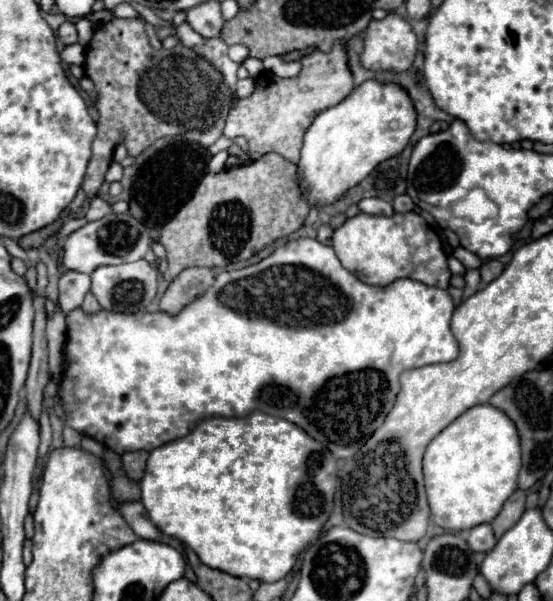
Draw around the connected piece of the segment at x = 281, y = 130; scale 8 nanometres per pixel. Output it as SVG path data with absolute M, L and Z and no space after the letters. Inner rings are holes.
M337 42L329 54L315 50L313 54L301 58L301 66L303 70L297 78L279 78L269 72L263 74L255 92L249 98L241 98L237 108L229 112L223 134L227 138L247 138L251 152L277 152L289 162L299 162L303 134L315 116L331 106L337 106L353 90L353 76L347 68L345 42Z

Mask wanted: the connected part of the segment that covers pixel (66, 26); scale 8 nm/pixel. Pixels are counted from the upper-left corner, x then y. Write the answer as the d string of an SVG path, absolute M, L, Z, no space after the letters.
M63 22L61 26L59 26L59 30L57 30L57 36L59 36L59 40L63 42L63 44L75 44L77 42L77 28L75 28L75 24L73 22Z

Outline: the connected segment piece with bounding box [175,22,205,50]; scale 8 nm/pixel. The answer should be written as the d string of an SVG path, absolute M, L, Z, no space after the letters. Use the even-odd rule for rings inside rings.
M183 22L181 26L175 28L175 36L185 44L185 46L191 46L191 48L201 48L205 44L205 38L199 36L197 32L193 32L193 28L189 28L187 22Z

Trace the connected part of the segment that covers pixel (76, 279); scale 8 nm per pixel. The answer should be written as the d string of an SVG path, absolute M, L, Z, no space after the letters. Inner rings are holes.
M65 272L59 280L59 306L67 316L71 310L83 304L85 294L89 292L91 278L81 272Z

